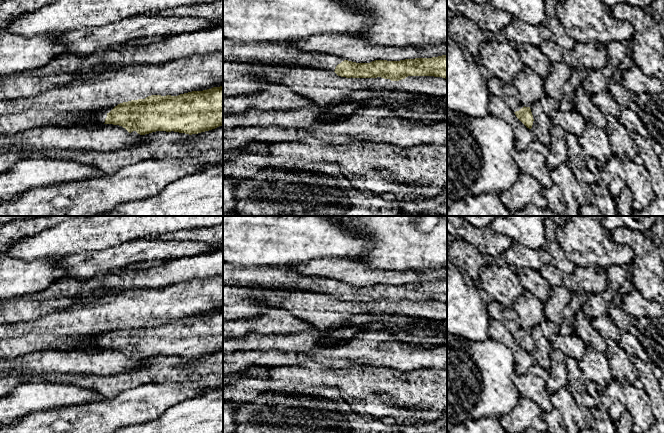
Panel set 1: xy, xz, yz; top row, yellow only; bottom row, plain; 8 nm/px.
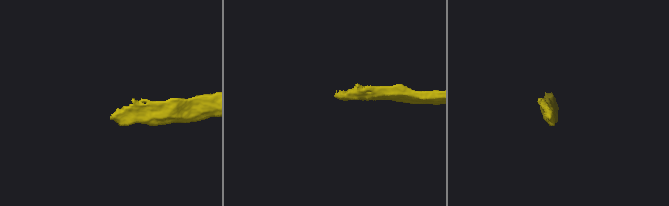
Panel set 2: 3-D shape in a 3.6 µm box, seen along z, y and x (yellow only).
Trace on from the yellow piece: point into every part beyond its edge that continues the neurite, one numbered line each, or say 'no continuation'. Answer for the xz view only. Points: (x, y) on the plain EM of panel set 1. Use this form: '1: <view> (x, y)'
1: xz (276, 277)

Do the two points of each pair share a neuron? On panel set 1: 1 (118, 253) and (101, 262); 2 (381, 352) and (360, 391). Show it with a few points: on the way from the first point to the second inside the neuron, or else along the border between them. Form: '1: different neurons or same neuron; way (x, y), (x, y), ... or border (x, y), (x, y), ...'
1: same neuron; way (114, 257), (105, 259)
2: different neurons; border (349, 366), (387, 366), (396, 370)

